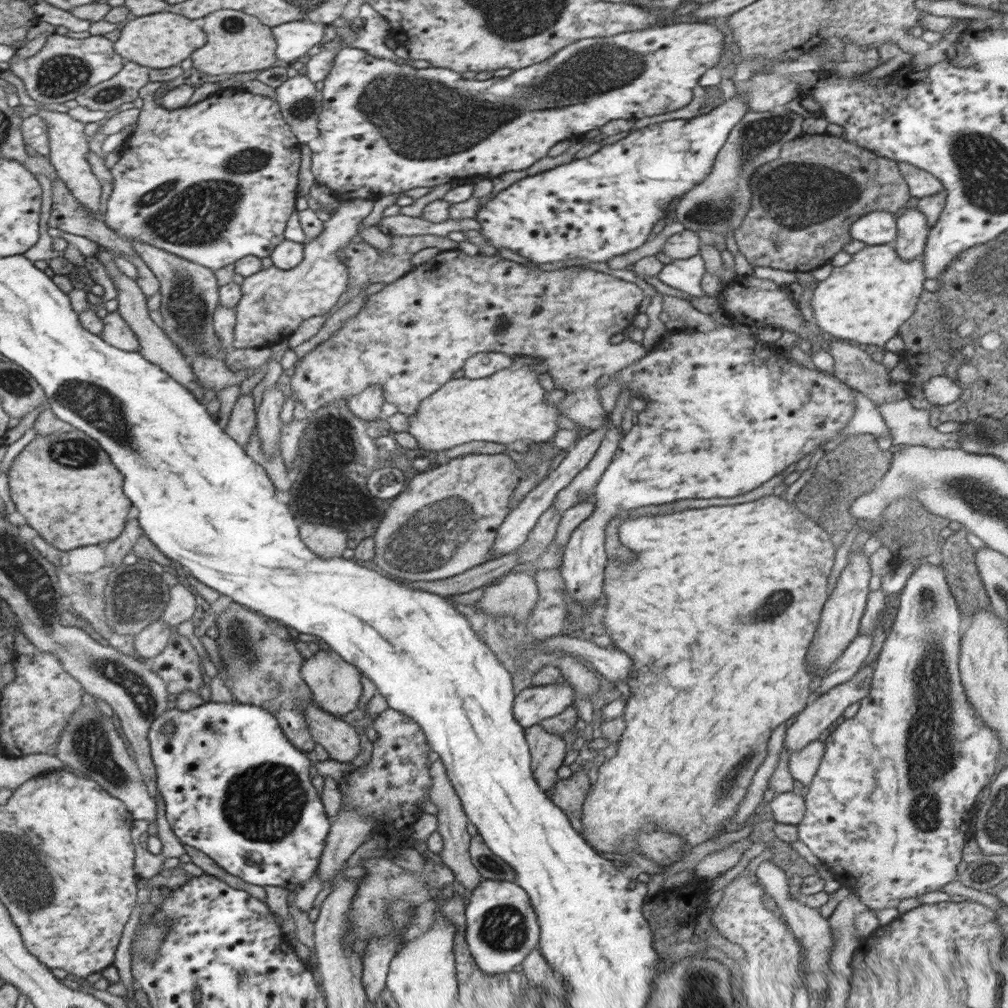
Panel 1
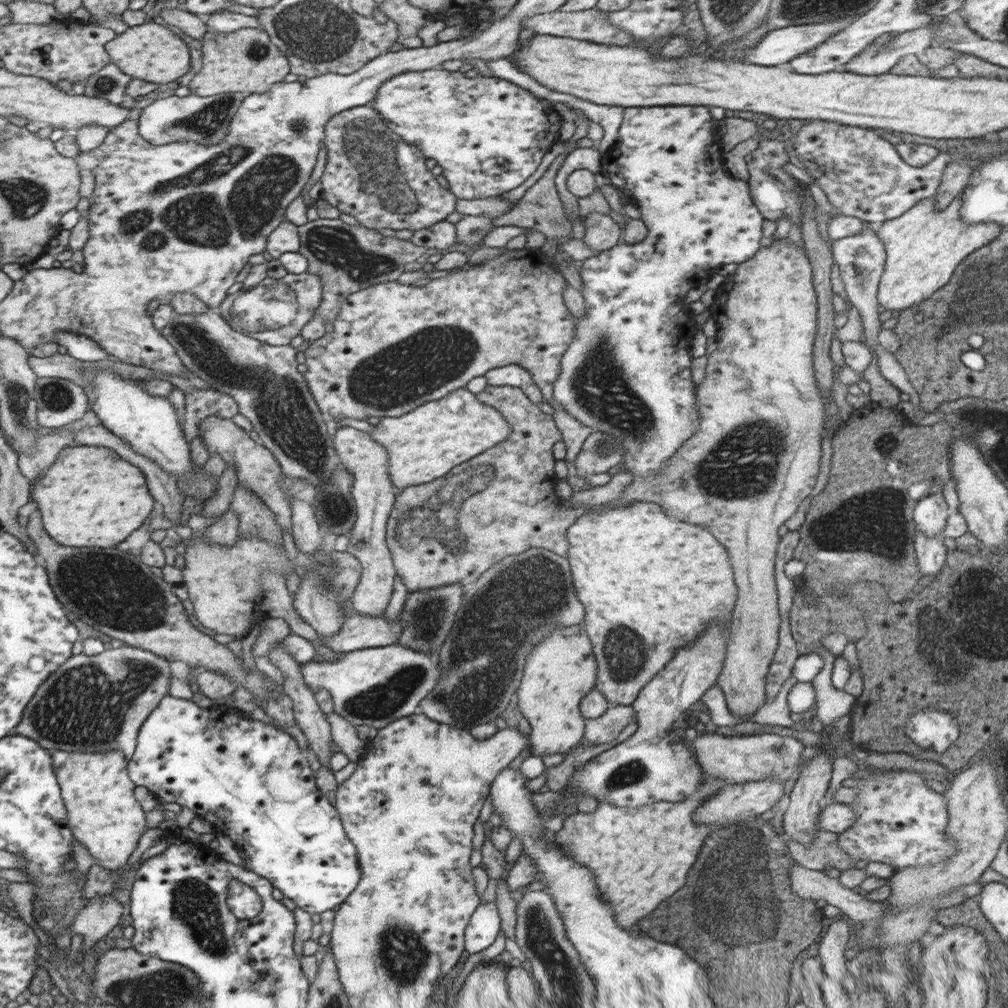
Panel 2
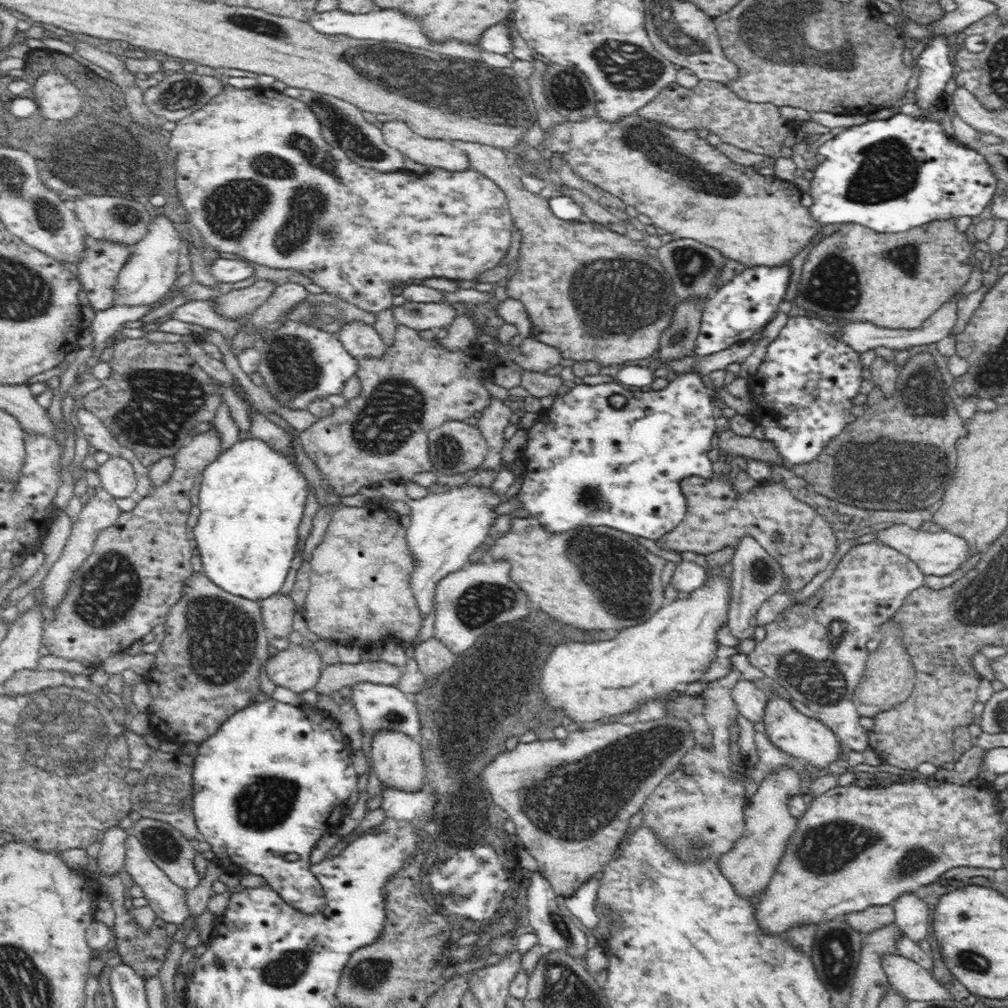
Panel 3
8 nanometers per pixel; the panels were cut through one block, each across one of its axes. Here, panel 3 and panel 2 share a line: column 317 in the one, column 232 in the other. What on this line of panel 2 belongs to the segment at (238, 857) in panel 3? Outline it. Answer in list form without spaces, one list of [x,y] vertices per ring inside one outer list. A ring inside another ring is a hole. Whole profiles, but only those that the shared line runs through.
[[[168,695],[164,698],[164,702],[160,701],[159,703],[160,706],[156,706],[156,714],[152,714],[152,718],[148,718],[148,722],[143,722],[144,730],[139,732],[140,750],[135,750],[136,758],[132,756],[128,761],[127,770],[130,772],[130,776],[135,781],[136,786],[148,788],[150,792],[155,793],[158,799],[163,802],[175,802],[182,807],[189,808],[194,815],[202,818],[205,822],[209,823],[214,820],[212,824],[222,826],[222,832],[232,840],[241,857],[244,858],[243,868],[272,882],[273,888],[280,890],[298,908],[302,908],[312,914],[322,914],[322,912],[330,909],[336,910],[346,900],[346,897],[356,889],[362,872],[359,868],[356,848],[344,833],[336,807],[318,789],[314,772],[308,765],[305,747],[302,745],[298,734],[283,732],[272,726],[271,723],[265,723],[258,719],[240,720],[238,726],[234,726],[234,722],[226,724],[224,719],[222,719],[222,712],[224,712],[222,708],[217,706],[204,710],[204,708],[200,708],[198,704],[190,701],[190,699],[175,698],[172,695]],[[231,879],[228,883],[226,904],[232,914],[240,920],[255,918],[262,910],[260,895],[238,879]]]

